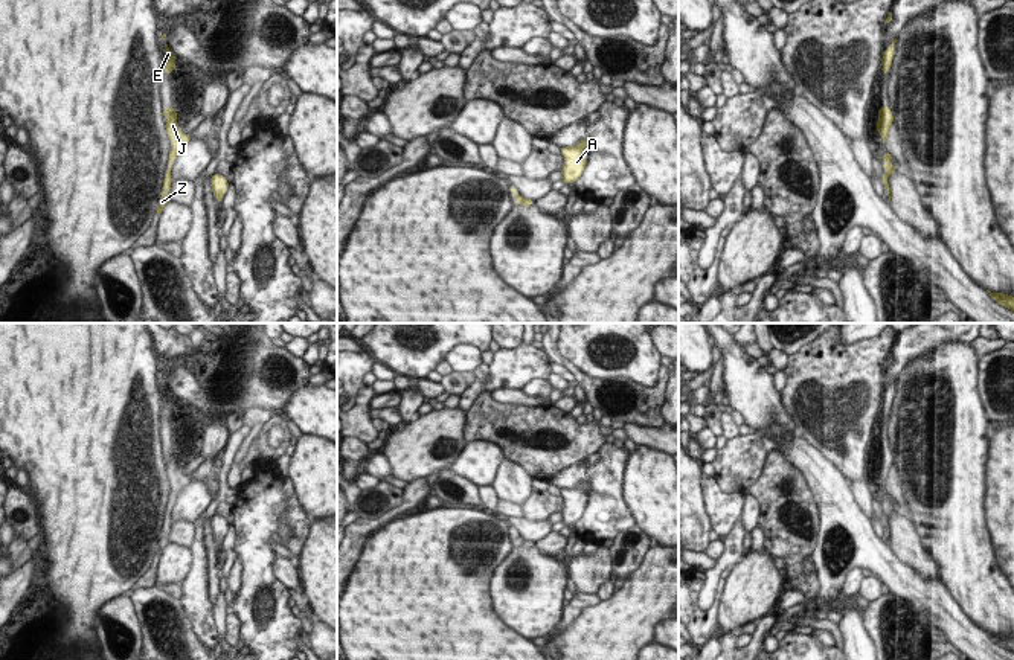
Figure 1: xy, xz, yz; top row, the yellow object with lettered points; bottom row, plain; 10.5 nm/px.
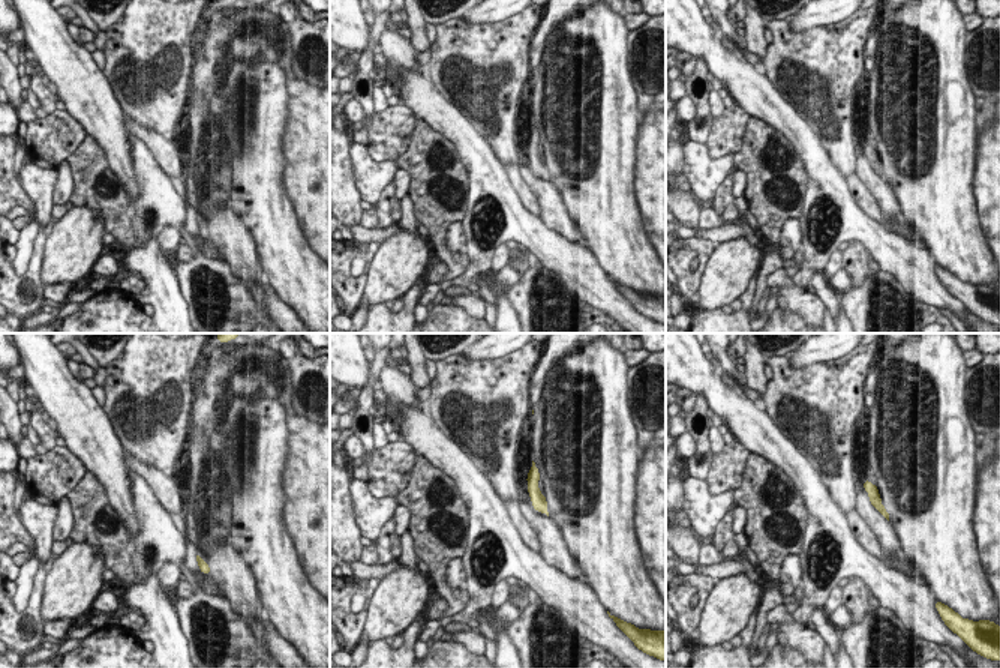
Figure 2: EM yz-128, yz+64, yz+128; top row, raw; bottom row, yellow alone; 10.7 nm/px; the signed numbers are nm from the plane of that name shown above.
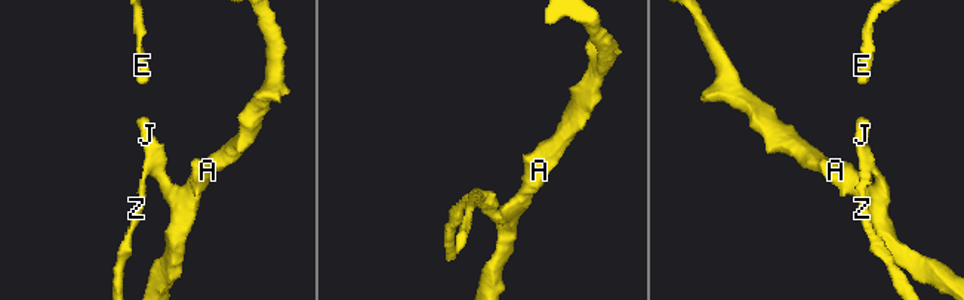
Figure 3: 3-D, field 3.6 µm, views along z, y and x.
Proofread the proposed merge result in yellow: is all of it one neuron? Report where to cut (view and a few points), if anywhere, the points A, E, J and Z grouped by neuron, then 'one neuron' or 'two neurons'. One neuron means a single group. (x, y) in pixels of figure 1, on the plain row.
no cut | A E J Z | one neuron

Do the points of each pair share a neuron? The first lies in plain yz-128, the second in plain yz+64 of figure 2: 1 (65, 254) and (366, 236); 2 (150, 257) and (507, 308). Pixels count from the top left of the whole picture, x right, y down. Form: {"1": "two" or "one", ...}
{"1": "two", "2": "one"}

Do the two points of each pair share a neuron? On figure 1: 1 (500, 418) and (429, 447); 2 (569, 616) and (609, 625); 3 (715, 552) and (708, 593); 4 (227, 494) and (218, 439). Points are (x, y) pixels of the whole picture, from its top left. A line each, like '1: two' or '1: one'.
1: two
2: two
3: two
4: two

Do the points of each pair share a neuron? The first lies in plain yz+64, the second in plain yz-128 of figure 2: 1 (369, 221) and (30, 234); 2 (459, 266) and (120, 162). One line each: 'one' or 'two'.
1: two
2: two

